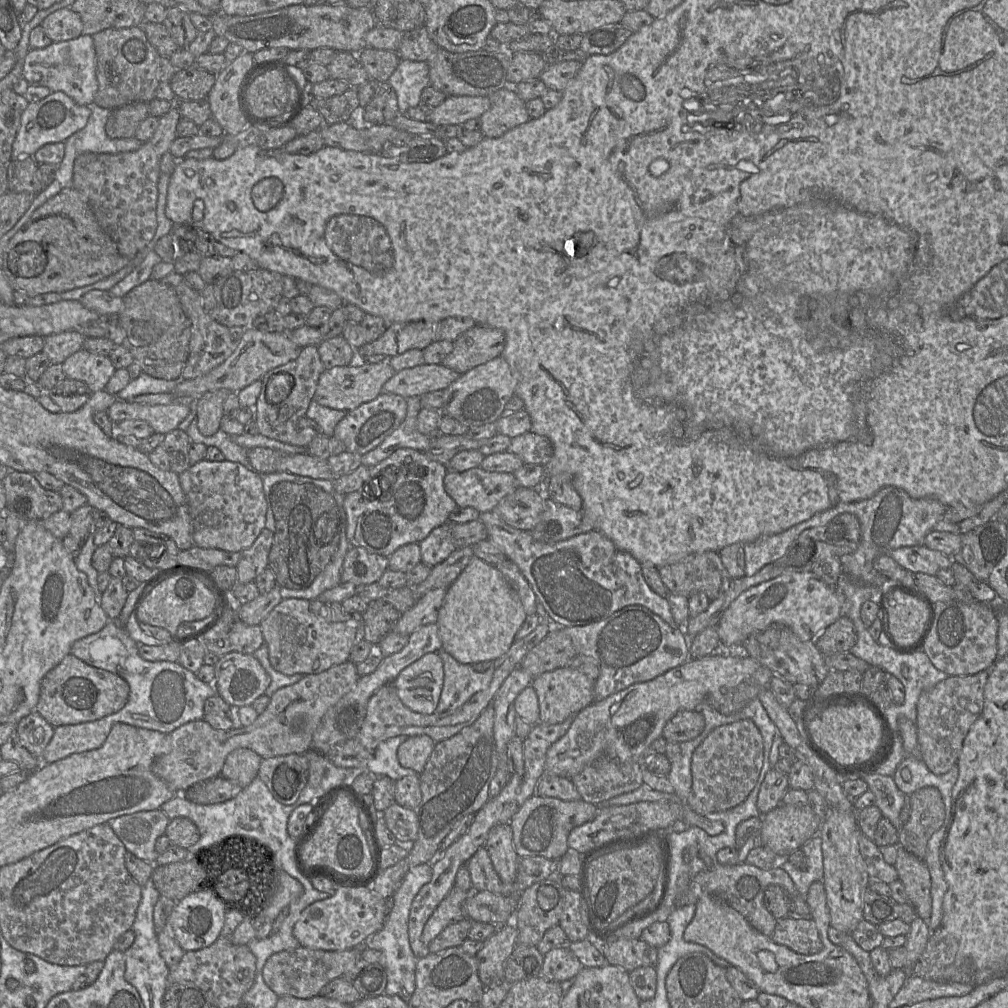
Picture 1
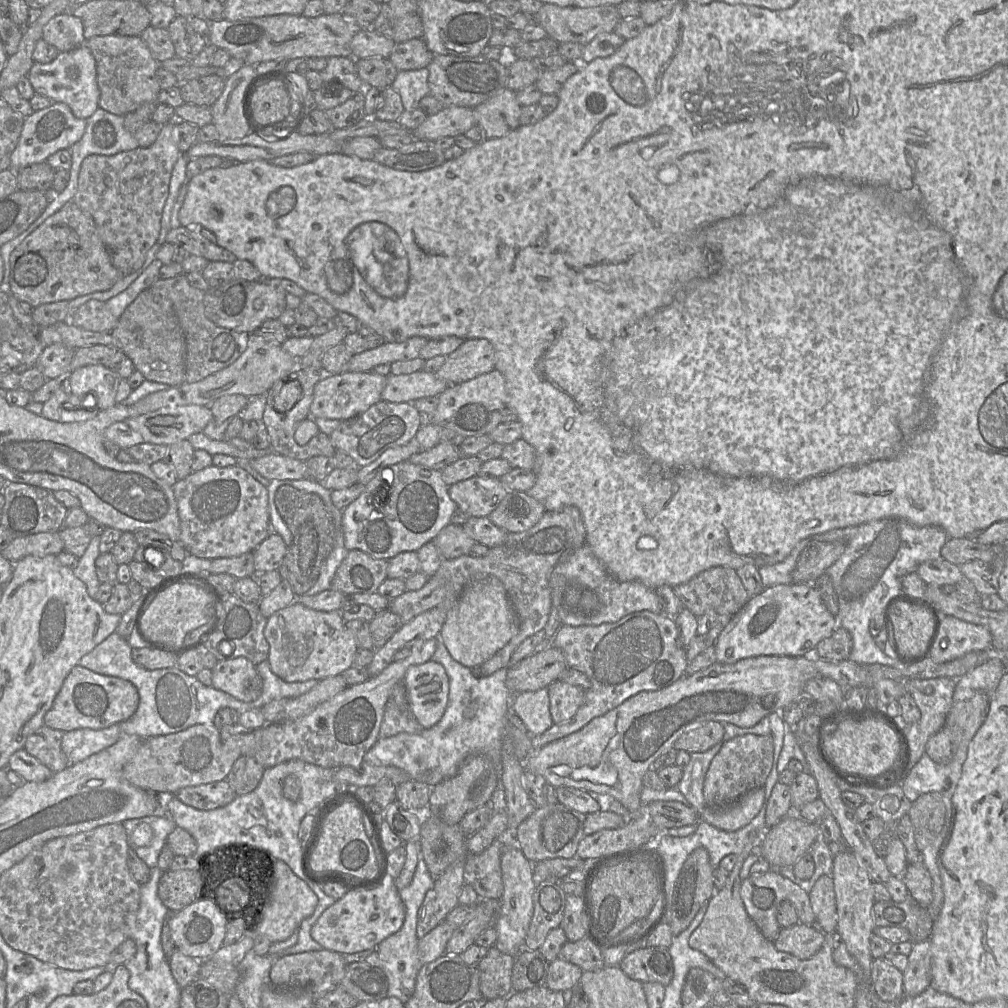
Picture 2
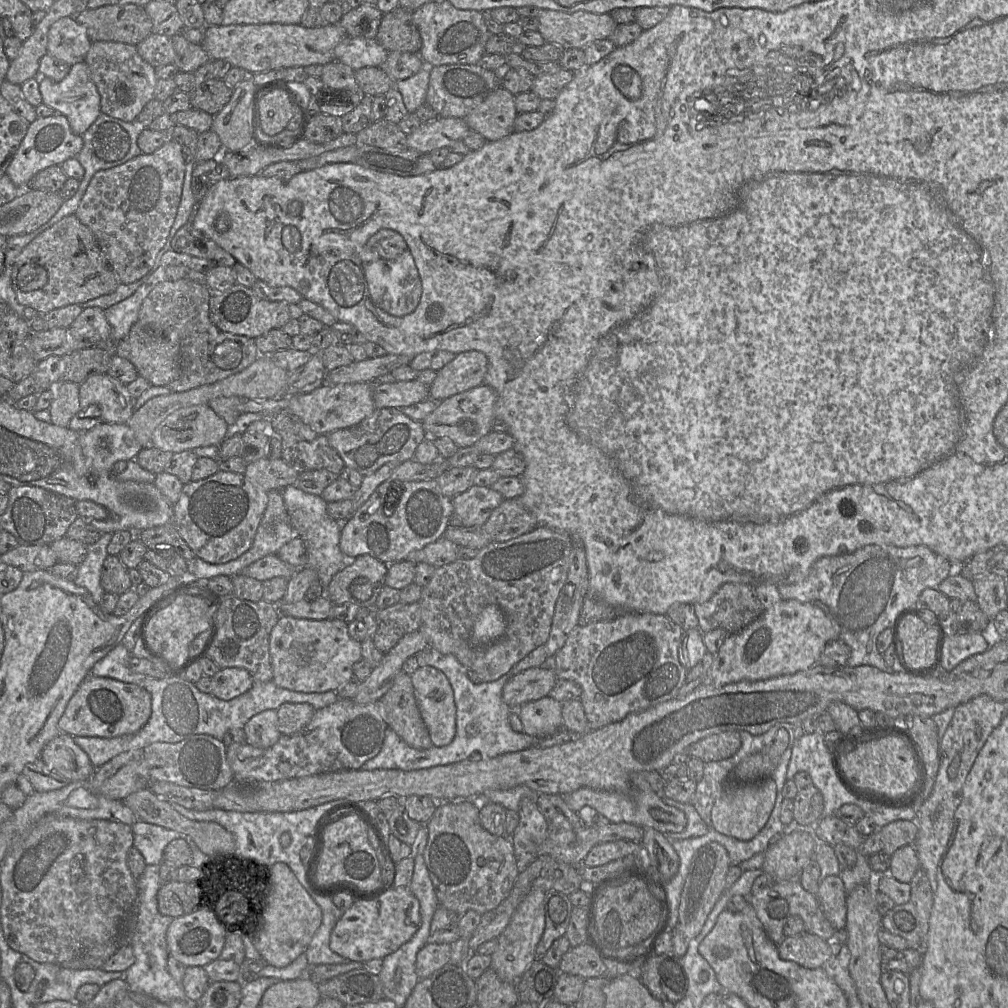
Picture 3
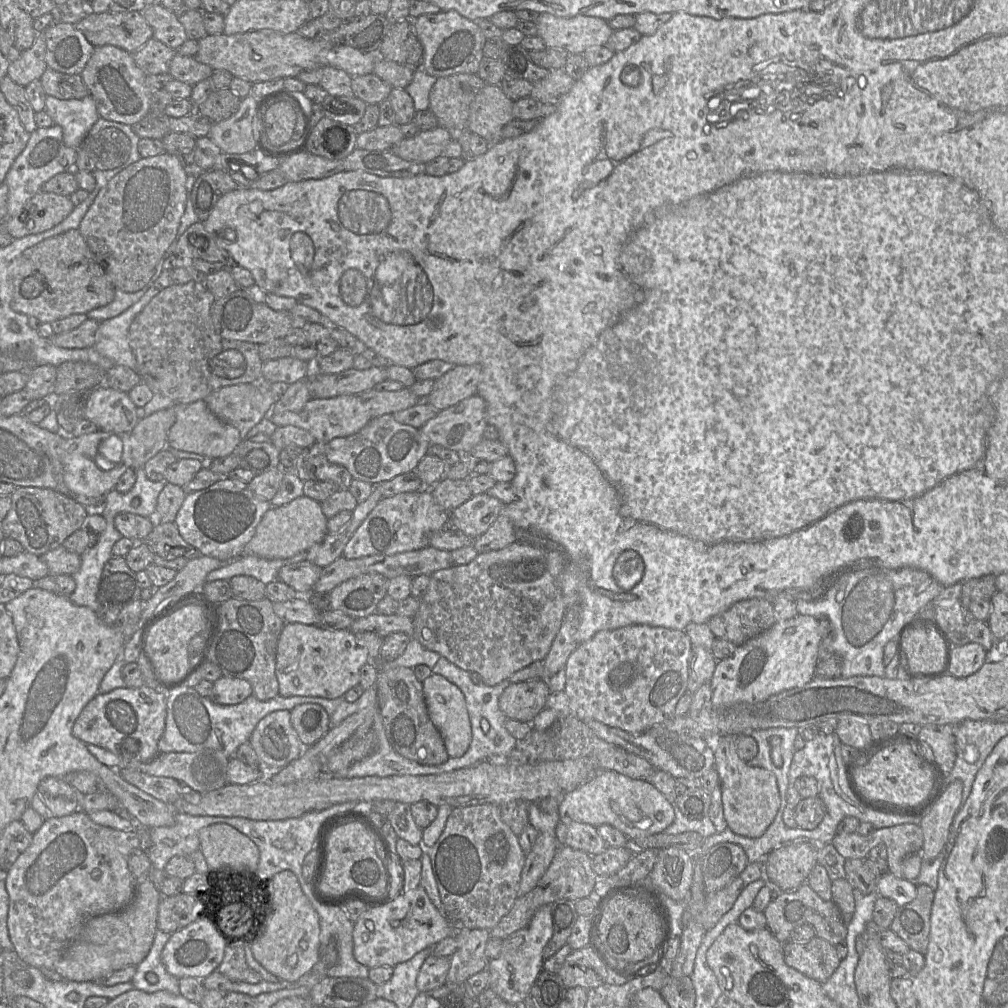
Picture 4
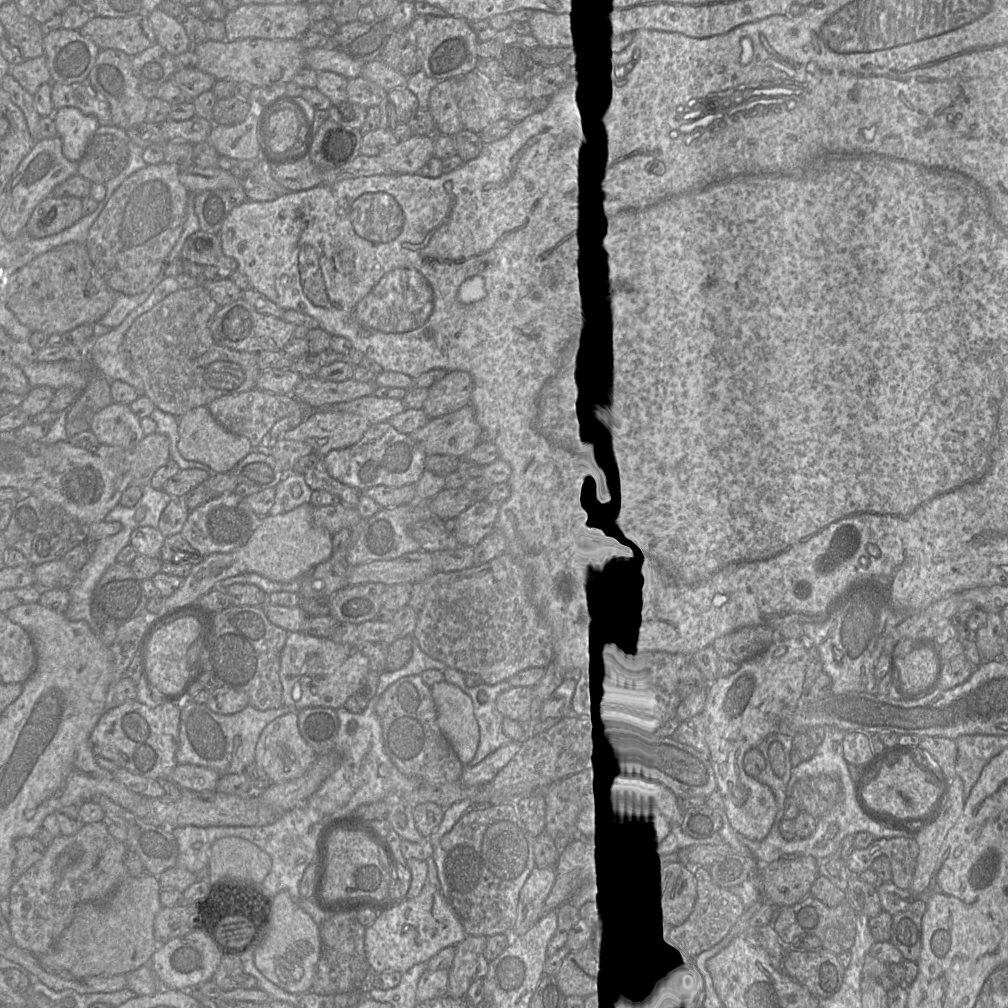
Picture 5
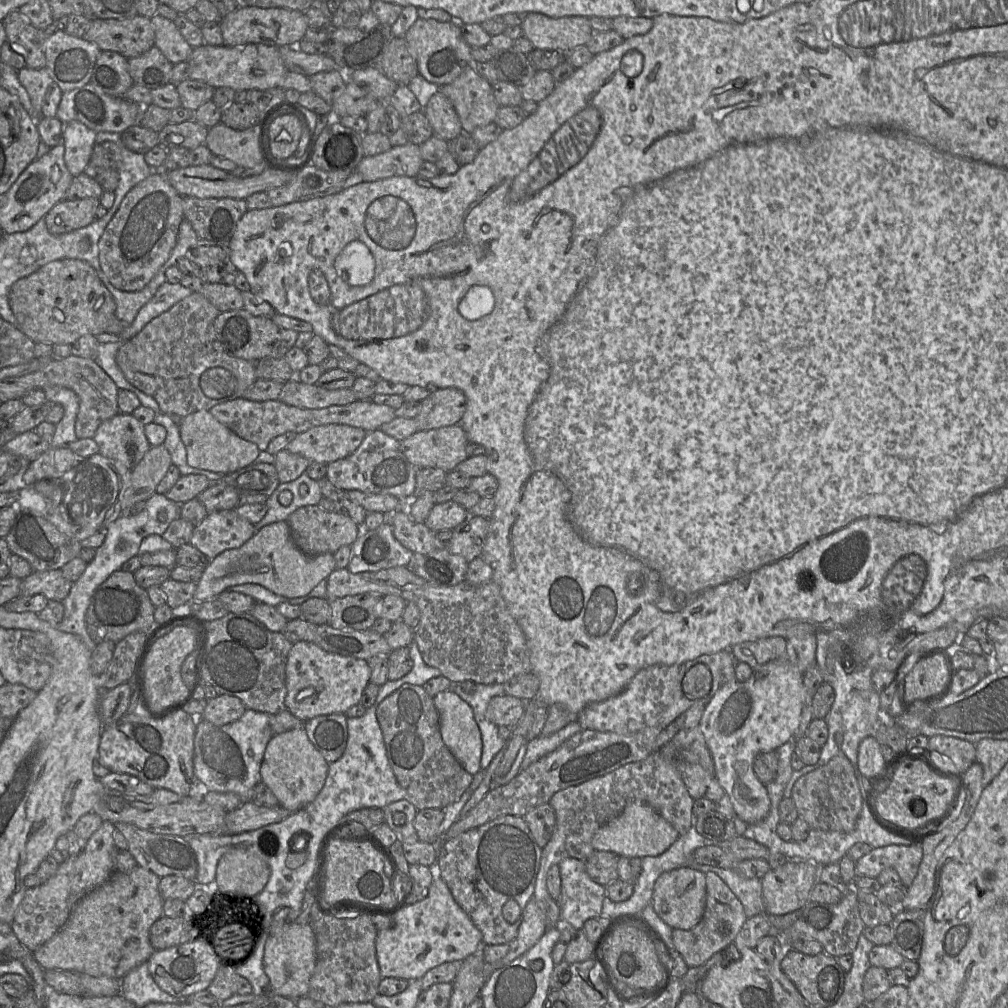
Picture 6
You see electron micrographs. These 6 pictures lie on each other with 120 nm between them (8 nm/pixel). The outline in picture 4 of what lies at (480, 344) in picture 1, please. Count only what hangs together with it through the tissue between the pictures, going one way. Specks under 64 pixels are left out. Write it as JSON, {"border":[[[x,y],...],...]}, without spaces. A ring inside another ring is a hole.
{"border":[[[478,365],[453,366],[435,380],[433,390],[426,401],[438,411],[456,405],[477,394],[481,374],[481,367]]]}

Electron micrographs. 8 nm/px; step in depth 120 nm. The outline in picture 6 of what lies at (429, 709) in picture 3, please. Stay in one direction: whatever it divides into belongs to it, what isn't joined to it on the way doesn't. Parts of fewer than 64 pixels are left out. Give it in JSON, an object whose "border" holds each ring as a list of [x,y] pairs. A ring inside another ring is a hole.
{"border":[[[451,690],[436,694],[433,702],[439,713],[440,733],[444,744],[467,772],[476,774],[481,770],[483,743],[481,731],[474,719],[473,709]]]}

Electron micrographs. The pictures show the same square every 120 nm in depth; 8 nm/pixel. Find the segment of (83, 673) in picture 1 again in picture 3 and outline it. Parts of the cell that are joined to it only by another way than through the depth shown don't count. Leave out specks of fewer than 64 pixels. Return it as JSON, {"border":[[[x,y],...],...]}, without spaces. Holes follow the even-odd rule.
{"border":[[[89,675],[71,697],[58,721],[60,733],[72,737],[113,738],[138,732],[151,716],[151,695],[144,688],[119,680]]]}

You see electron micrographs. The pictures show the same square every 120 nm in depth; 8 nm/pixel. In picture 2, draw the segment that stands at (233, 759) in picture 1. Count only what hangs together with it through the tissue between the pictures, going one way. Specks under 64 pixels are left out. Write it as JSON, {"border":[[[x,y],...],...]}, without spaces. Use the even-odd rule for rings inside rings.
{"border":[[[242,755],[234,762],[226,780],[237,796],[244,795],[258,786],[263,773],[264,768],[253,757]]]}

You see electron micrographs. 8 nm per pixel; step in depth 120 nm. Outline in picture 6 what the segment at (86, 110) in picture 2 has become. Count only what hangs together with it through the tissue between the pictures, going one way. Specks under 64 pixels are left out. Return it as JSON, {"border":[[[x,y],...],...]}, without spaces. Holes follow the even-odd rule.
{"border":[[[79,121],[63,123],[64,160],[73,177],[84,173],[87,167],[97,132]]]}

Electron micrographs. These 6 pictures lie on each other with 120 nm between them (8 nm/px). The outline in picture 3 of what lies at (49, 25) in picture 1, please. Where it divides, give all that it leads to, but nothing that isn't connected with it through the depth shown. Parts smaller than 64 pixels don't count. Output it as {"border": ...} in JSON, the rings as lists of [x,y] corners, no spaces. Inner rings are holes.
{"border":[[[66,16],[51,25],[47,53],[72,66],[85,60],[91,43],[86,28],[75,17]]]}

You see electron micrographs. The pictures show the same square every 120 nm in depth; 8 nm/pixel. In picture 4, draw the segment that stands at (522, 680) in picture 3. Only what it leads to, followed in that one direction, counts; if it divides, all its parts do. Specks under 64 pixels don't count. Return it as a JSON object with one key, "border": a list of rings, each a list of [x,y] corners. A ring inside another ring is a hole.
{"border":[[[543,679],[511,683],[499,697],[499,708],[507,718],[531,724],[545,707],[549,693]]]}

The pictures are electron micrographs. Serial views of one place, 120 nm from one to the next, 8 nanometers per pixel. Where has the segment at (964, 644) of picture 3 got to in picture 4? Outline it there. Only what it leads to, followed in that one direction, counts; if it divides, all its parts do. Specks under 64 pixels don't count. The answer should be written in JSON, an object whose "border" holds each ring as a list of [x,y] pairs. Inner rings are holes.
{"border":[[[978,643],[952,646],[948,673],[965,678],[976,673],[986,662],[987,651]]]}

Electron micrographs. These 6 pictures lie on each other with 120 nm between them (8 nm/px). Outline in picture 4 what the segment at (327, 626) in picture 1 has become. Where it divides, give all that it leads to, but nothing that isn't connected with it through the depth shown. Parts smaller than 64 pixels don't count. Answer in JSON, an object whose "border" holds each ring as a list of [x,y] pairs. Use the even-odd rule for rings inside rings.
{"border":[[[284,624],[277,642],[275,673],[279,695],[334,699],[359,684],[360,669],[368,662],[367,651],[358,646],[349,629],[325,630],[315,624]]]}

